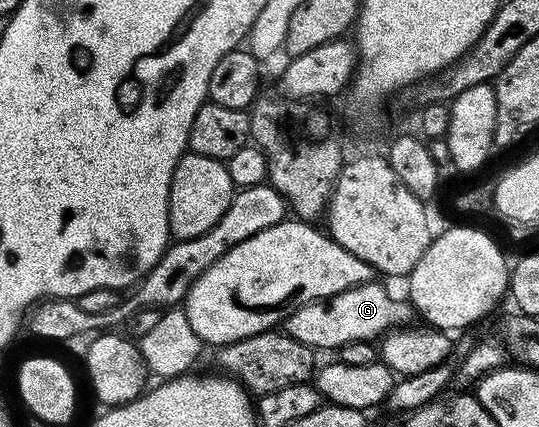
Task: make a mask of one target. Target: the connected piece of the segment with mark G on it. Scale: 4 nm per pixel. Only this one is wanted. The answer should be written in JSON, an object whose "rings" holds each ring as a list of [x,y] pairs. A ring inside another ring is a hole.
{"rings":[[[377,283],[350,287],[338,295],[322,301],[311,301],[309,305],[298,307],[283,322],[283,332],[289,333],[298,343],[306,343],[314,351],[320,349],[340,350],[346,343],[355,341],[375,342],[385,335],[409,324],[414,317],[414,310],[407,300],[399,301],[392,297],[388,289],[383,289]]]}

